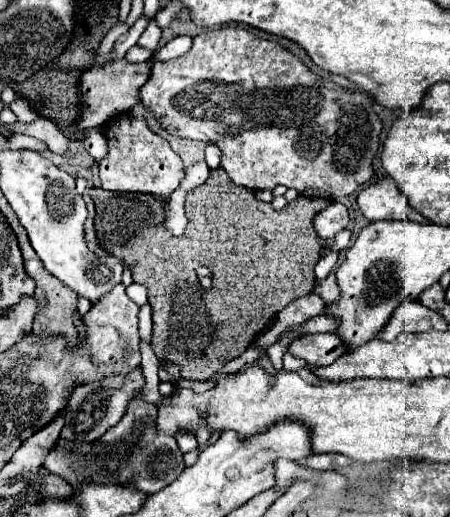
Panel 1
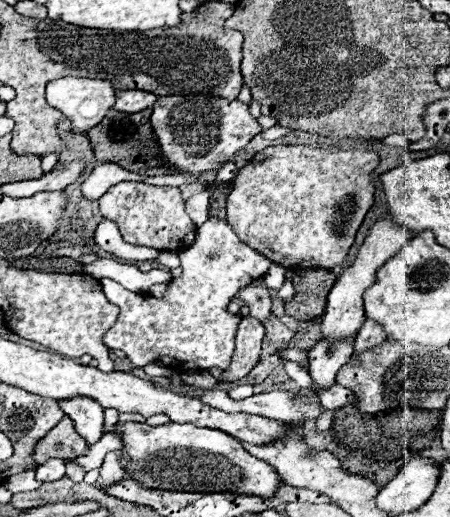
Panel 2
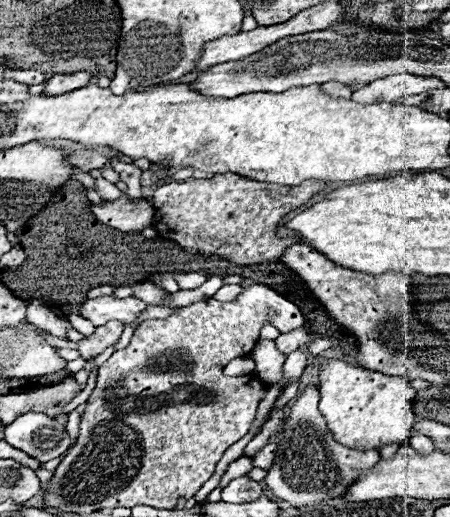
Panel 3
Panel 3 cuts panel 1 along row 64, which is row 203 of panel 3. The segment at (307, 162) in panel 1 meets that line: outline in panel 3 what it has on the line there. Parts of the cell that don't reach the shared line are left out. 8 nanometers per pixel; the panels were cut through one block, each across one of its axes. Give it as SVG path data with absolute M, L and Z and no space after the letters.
M234 172L214 174L212 178L192 178L186 182L170 182L160 186L154 196L154 228L160 236L174 240L190 254L220 256L240 266L276 260L294 244L304 242L300 236L278 238L278 222L298 206L306 204L314 194L322 192L326 182L308 180L300 186L282 186L256 182Z

